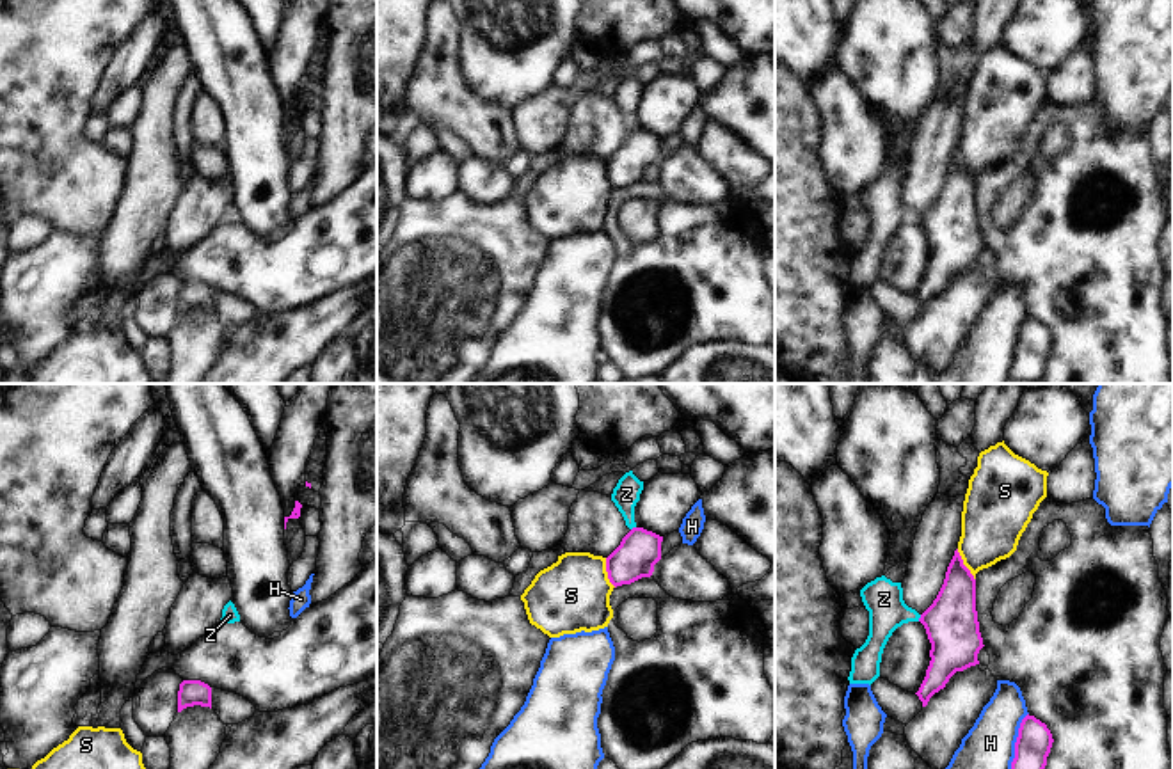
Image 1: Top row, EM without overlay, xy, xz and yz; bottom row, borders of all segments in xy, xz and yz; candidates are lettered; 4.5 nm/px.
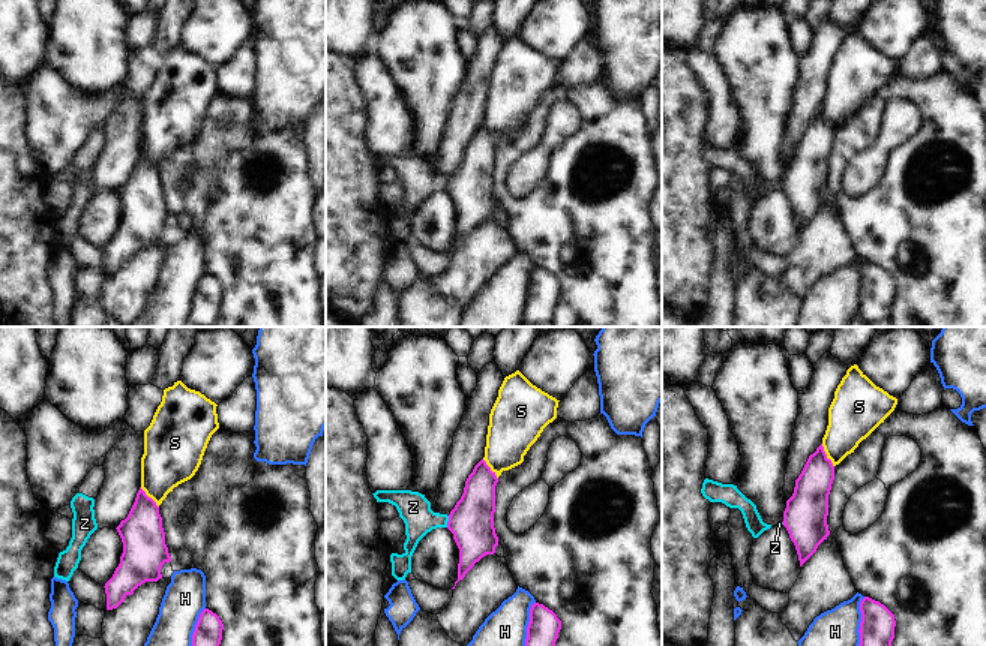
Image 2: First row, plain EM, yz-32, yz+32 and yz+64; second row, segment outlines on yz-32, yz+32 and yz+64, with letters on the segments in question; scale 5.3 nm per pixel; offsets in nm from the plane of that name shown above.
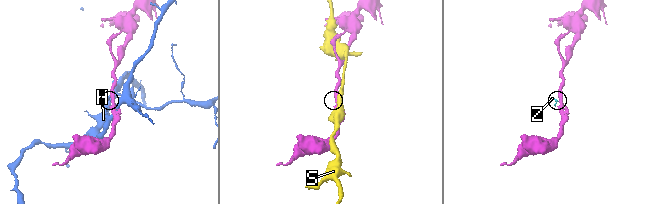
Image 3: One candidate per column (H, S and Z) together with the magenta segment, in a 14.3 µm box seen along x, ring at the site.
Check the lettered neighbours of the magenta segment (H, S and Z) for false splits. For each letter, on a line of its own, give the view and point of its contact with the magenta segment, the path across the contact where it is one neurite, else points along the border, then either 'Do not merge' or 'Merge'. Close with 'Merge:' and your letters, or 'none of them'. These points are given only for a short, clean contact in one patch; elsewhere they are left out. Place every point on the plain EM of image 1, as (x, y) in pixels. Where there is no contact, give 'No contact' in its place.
H: Touches magenta at yz (1015, 348). Do not merge
S: Touches magenta at yz (964, 167). Do not merge
Z: Touches magenta at yz (919, 221). Boundary: yz (921, 217), (917, 222). Do not merge
Merge: none of them

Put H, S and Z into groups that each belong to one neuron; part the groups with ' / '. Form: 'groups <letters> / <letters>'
groups H / S / Z

